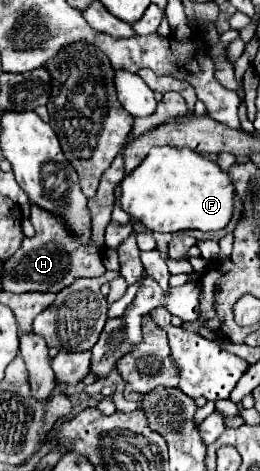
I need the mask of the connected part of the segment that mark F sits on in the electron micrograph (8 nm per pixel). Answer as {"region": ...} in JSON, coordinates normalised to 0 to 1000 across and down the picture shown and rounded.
{"region":[[[654,310],[592,314],[562,331],[562,340],[469,382],[469,416],[462,433],[523,471],[554,476],[585,493],[700,493],[700,488],[777,488],[831,493],[854,488],[892,454],[900,454],[900,391],[877,365],[846,361],[846,352],[800,331],[746,327],[738,318],[669,318]]]}

